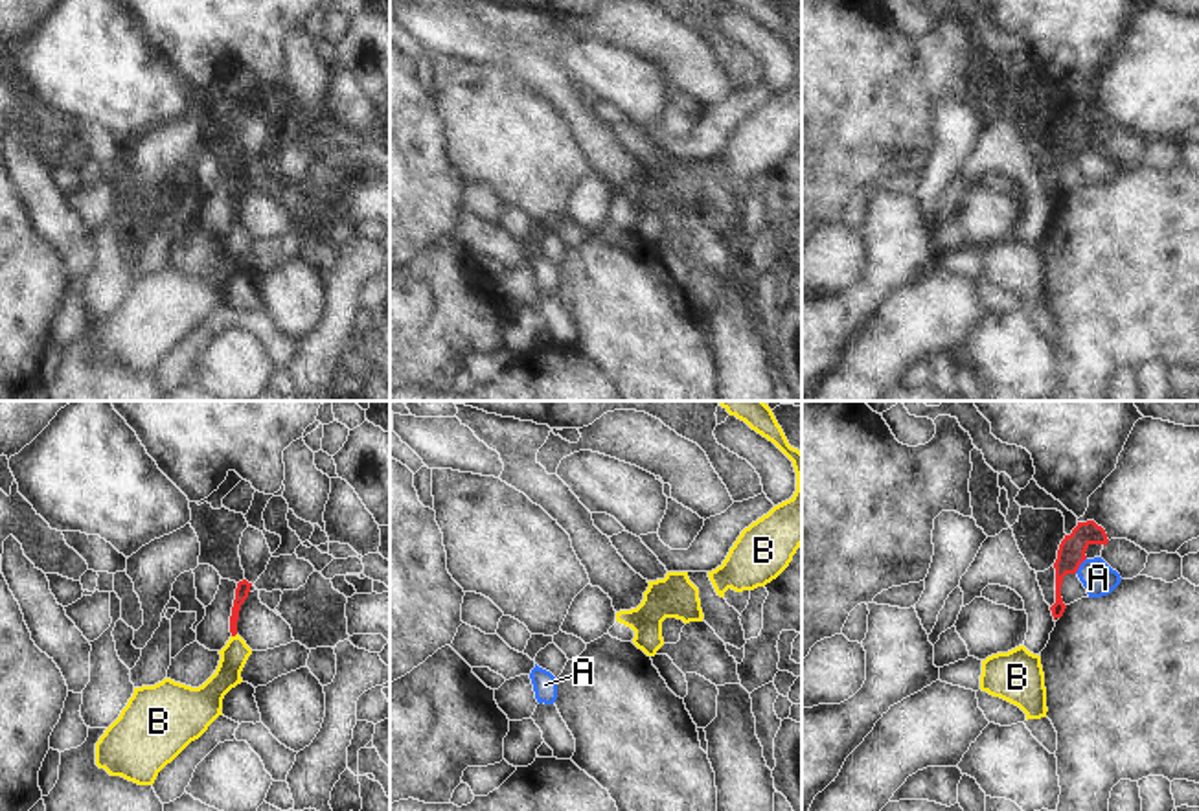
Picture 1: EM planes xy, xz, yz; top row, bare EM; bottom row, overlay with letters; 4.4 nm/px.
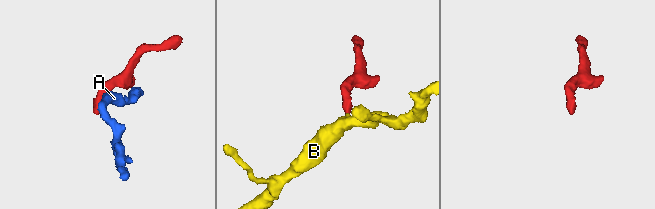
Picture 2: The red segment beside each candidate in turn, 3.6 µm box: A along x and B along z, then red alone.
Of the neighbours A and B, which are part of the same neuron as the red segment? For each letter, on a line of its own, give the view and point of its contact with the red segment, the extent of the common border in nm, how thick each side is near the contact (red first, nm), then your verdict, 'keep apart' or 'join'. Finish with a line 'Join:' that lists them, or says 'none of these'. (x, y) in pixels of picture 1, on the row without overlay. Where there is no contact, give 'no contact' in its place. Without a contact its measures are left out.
A: meets red in yz at (1080, 151); contact 90 nm long; 120 nm thick on the red side, 150 nm on the other; keep apart
B: meets red in xy at (234, 223); contact 30 nm long; 60 nm thick on the red side, 120 nm on the other; join
Join: B

